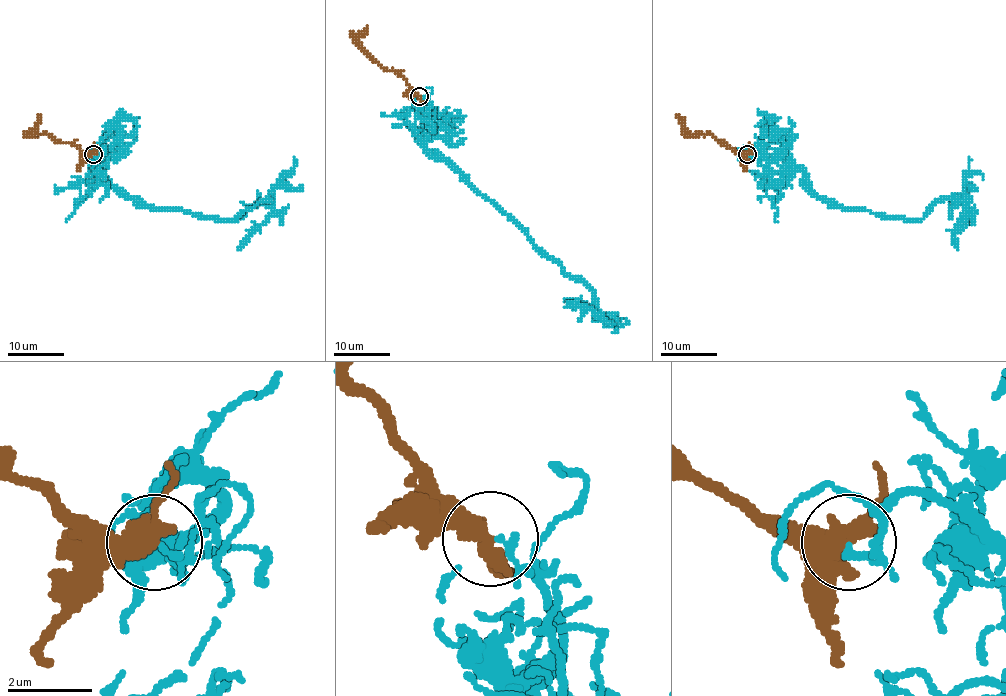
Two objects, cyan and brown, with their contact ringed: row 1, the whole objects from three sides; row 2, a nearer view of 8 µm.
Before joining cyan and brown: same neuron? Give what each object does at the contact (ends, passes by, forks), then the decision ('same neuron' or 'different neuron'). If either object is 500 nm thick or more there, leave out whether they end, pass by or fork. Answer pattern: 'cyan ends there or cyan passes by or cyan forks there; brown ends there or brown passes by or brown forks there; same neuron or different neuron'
cyan ends there; brown passes by; different neuron

